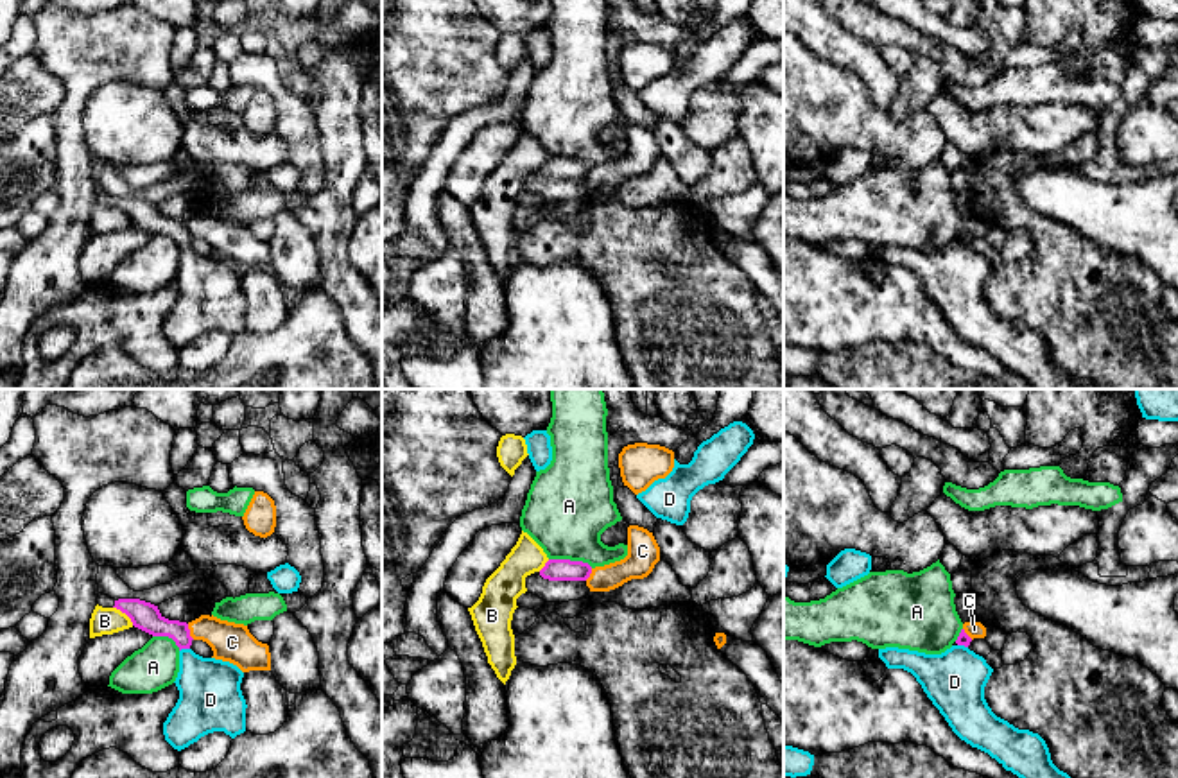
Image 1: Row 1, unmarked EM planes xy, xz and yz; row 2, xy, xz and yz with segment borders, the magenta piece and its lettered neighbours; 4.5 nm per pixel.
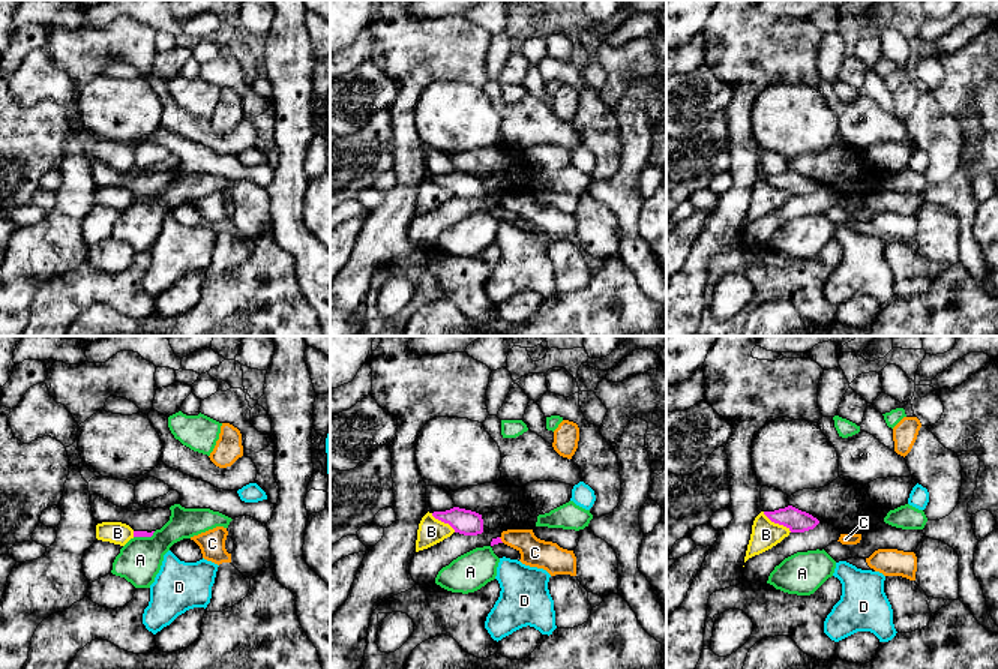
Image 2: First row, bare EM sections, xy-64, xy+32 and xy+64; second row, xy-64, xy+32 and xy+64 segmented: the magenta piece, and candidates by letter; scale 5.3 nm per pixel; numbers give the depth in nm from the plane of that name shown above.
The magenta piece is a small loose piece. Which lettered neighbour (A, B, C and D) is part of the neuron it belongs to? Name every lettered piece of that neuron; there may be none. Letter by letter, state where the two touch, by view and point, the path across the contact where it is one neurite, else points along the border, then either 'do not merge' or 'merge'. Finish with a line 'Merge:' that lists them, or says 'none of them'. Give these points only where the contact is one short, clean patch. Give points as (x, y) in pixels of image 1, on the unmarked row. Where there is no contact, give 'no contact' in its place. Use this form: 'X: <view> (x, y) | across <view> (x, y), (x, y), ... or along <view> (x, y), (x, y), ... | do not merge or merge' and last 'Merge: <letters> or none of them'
A: xz (569, 158) | do not merge
B: xy (124, 210) | along xy (113, 205), (133, 223) | do not merge
C: xy (189, 230) | along xy (187, 223), (194, 237) | do not merge
D: xy (183, 246) | merge
Merge: D

